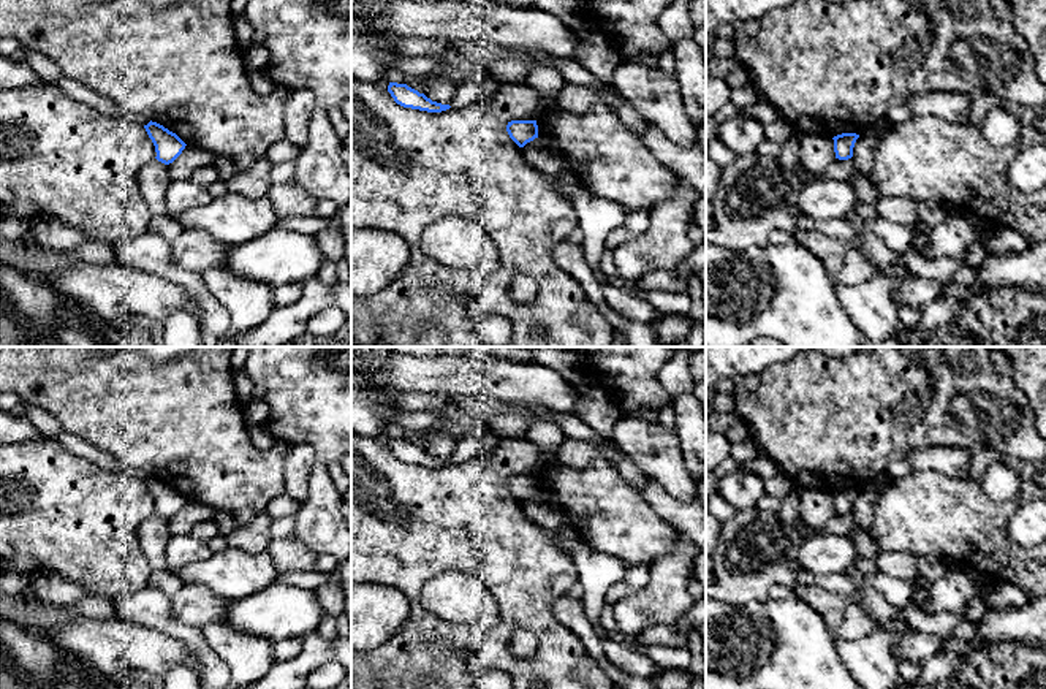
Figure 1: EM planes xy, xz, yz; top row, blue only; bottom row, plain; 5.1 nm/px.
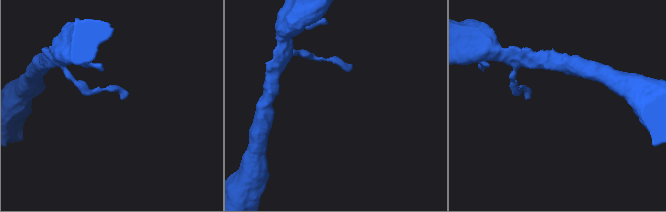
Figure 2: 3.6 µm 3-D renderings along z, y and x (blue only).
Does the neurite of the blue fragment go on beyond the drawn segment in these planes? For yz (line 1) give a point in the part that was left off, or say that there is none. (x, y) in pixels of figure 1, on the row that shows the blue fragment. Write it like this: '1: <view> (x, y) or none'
1: none

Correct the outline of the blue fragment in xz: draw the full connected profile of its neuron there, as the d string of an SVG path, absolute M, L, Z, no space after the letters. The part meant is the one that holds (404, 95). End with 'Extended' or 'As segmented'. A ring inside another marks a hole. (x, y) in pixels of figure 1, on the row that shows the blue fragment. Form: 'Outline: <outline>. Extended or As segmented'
Outline: M389 82L388 92L394 98L394 101L404 108L427 111L427 112L442 112L449 109L449 105L442 105L432 101L424 93L408 87L407 84Z. As segmented

